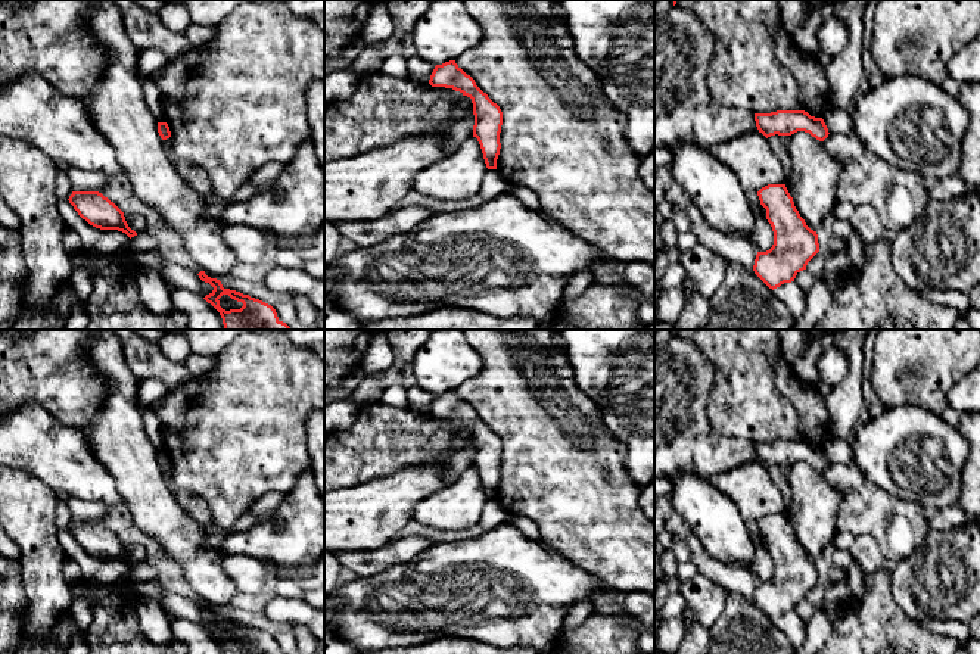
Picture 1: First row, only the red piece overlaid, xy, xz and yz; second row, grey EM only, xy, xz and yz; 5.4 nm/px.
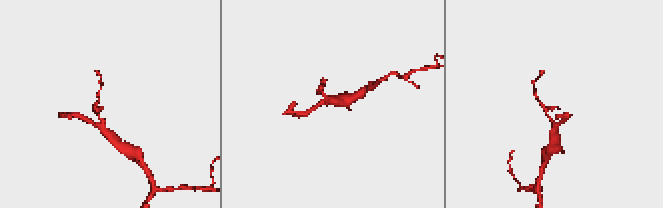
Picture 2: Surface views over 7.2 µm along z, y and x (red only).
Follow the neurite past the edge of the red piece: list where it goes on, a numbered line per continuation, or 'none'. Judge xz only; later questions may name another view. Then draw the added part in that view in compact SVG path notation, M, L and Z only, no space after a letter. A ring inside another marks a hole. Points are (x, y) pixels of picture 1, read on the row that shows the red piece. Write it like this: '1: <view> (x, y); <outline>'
none

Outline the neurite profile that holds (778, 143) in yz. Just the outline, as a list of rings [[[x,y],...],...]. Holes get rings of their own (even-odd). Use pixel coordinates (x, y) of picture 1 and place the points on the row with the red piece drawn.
[[[775,134],[768,137],[768,141],[774,155],[781,161],[783,166],[788,171],[791,166],[790,153],[788,153],[790,136]]]

